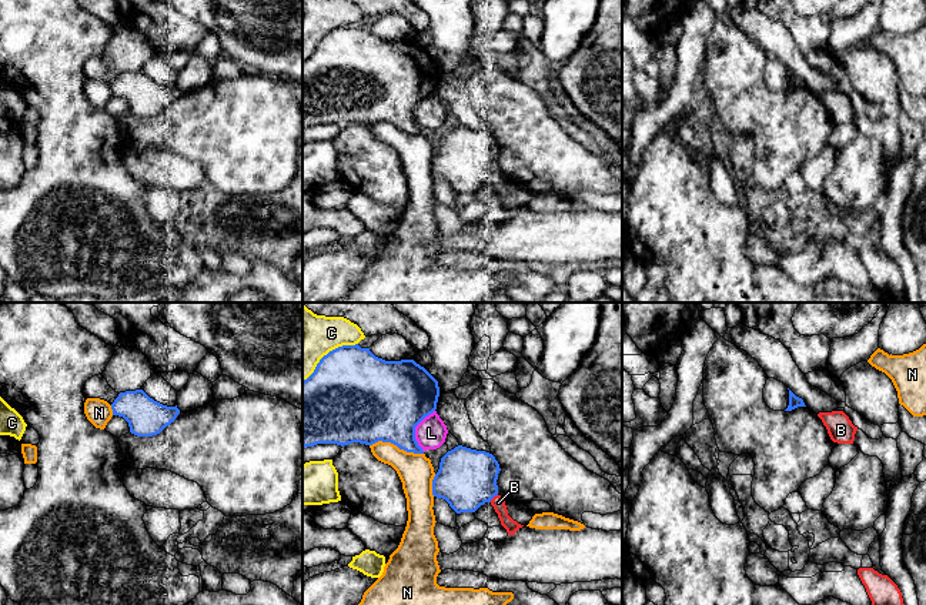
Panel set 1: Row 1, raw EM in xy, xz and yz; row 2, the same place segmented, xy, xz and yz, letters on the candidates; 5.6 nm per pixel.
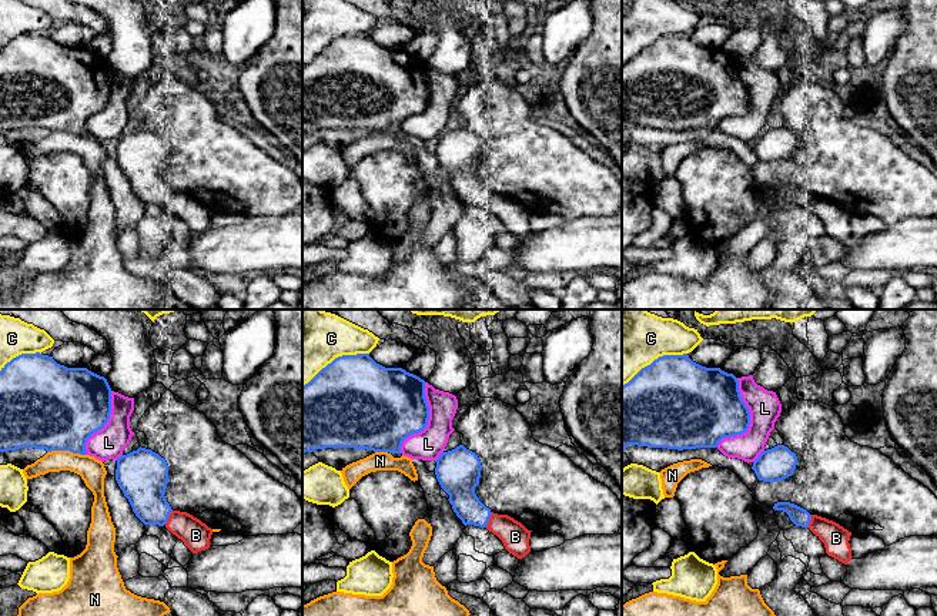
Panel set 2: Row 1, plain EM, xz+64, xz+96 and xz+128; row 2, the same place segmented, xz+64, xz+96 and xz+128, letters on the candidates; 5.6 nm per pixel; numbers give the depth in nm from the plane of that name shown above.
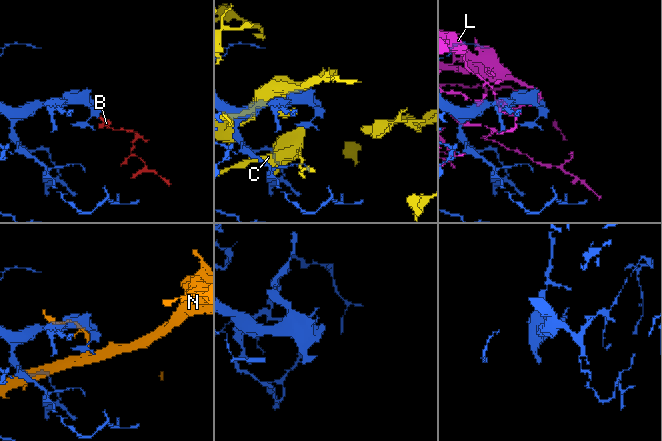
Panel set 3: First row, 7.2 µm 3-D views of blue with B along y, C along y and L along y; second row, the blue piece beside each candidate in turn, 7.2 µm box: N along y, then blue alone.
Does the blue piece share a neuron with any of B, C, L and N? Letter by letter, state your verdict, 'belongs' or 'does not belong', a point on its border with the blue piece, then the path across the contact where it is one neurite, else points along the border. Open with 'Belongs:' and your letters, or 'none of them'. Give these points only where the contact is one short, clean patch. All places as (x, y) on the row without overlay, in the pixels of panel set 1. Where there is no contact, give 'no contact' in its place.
Belongs: B
B: belongs; contact xz (492, 177)
C: does not belong; contact xz (328, 33)
L: does not belong; contact xz (414, 110)
N: does not belong; contact xz (397, 126)

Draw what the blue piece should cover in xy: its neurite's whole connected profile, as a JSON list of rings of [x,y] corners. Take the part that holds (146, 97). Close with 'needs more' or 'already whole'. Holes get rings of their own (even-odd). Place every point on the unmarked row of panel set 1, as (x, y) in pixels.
[[[143,70],[120,73],[111,84],[113,96],[123,97],[130,113],[137,117],[153,117],[174,103],[180,90],[163,86],[150,78]]] | already whole

